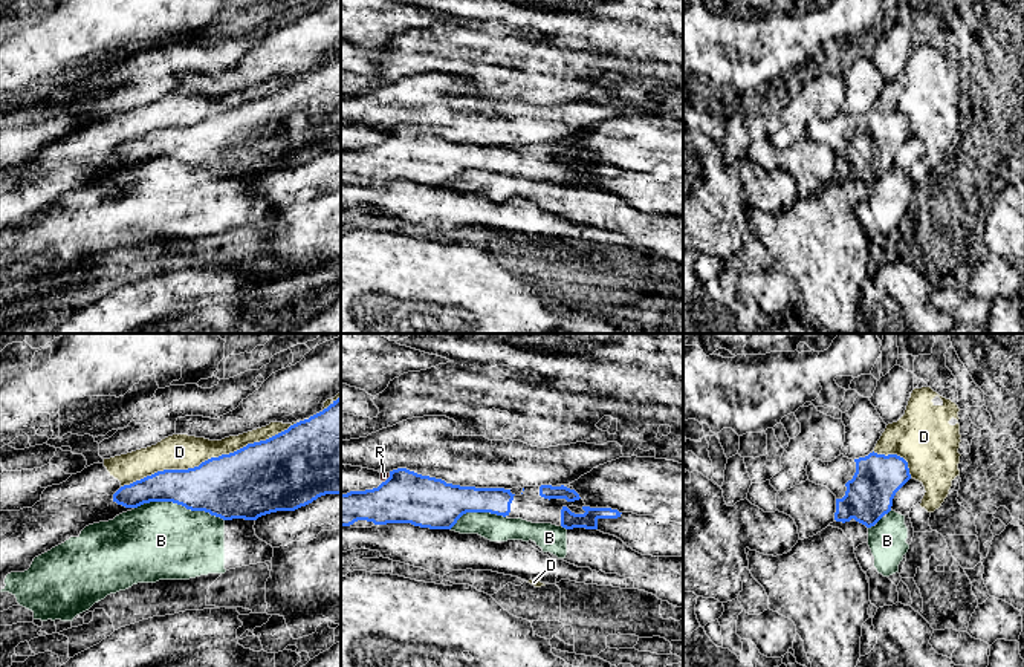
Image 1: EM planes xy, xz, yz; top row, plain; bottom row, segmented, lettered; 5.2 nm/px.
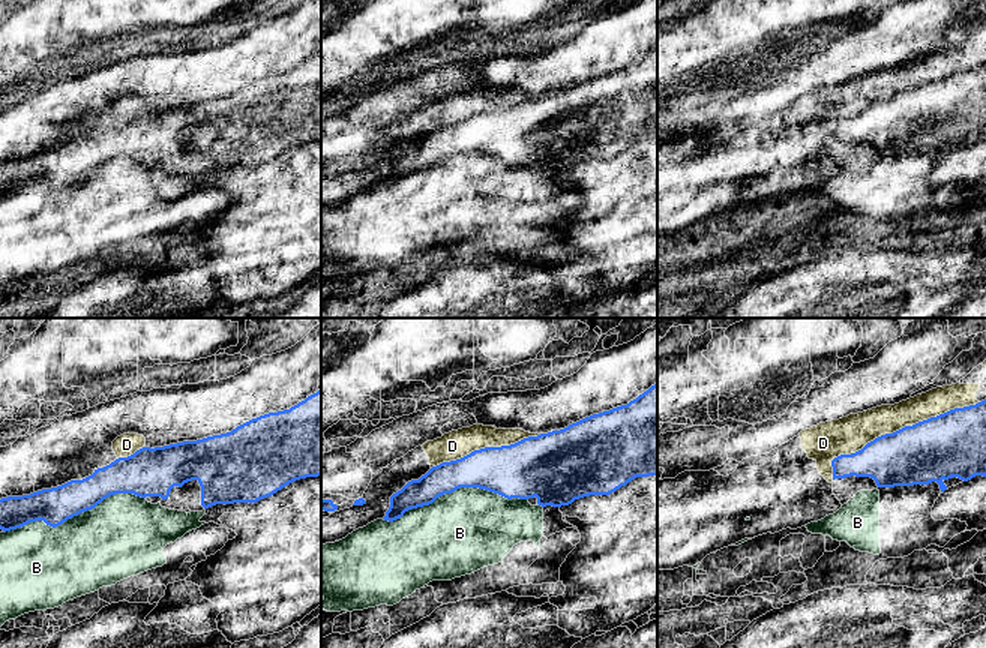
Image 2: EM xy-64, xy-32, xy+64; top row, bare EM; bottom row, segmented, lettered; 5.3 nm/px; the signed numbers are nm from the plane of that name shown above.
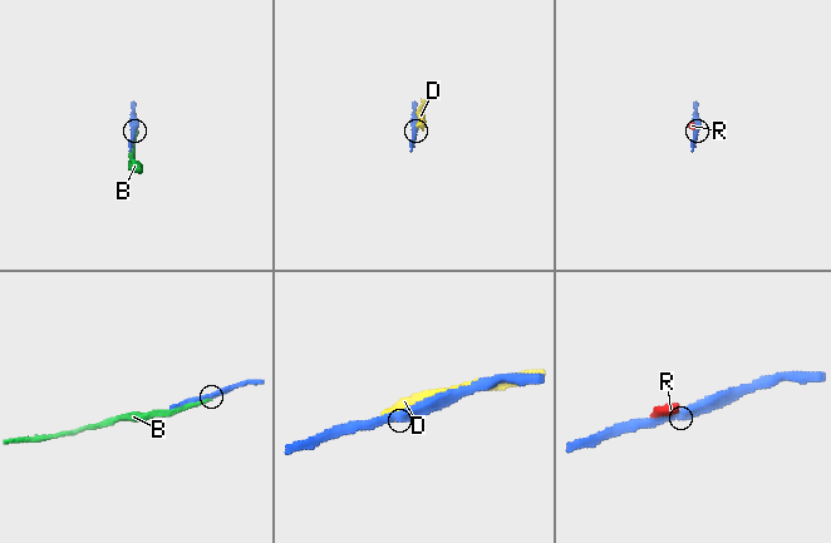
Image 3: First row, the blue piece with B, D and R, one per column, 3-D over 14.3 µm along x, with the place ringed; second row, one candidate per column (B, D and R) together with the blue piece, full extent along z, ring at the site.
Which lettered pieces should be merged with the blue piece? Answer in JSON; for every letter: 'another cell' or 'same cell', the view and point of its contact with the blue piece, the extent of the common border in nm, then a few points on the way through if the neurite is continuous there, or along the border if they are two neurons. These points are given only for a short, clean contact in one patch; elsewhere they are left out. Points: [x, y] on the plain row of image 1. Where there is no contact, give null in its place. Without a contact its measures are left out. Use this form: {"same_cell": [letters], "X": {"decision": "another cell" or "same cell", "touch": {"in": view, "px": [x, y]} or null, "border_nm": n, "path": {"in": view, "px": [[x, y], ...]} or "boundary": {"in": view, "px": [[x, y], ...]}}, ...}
{"same_cell": [], "B": {"decision": "another cell", "touch": {"in": "xy", "px": [179, 161]}, "border_nm": 480}, "D": {"decision": "another cell", "touch": {"in": "xy", "px": [211, 115]}, "border_nm": 1000}, "R": {"decision": "another cell", "touch": {"in": "xz", "px": [388, 135]}, "border_nm": 70}}

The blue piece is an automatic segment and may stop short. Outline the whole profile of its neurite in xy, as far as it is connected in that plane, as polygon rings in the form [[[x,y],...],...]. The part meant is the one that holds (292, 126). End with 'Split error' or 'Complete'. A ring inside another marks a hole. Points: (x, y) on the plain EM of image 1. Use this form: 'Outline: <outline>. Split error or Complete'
Outline: [[[341,54],[322,69],[287,87],[188,127],[164,127],[113,151],[113,159],[138,165],[150,159],[173,159],[223,177],[257,177],[277,168],[295,168],[326,151],[341,151]]]. Complete

